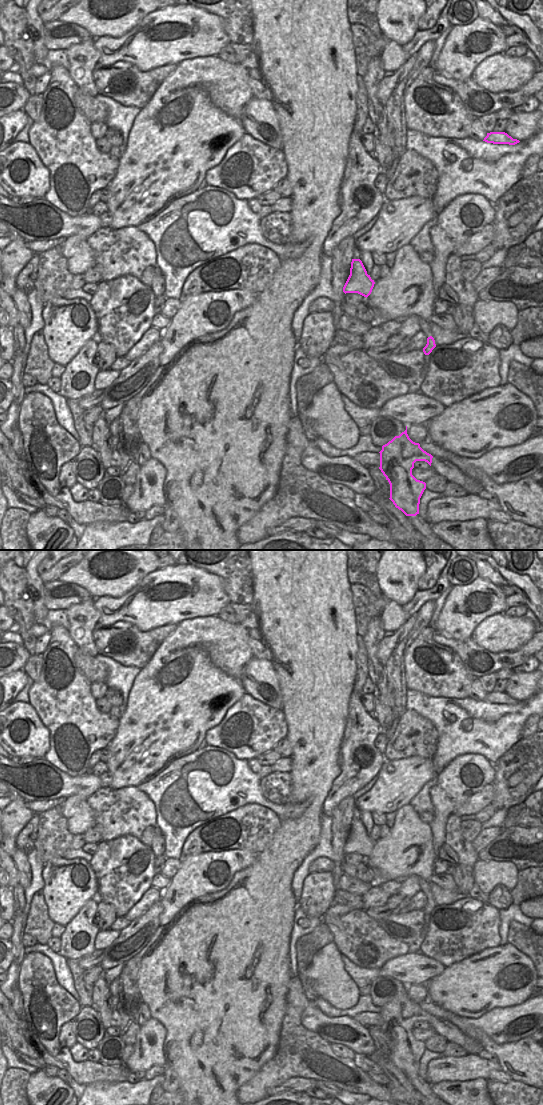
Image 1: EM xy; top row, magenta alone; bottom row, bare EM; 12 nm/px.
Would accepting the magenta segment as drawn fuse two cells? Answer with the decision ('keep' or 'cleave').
keep

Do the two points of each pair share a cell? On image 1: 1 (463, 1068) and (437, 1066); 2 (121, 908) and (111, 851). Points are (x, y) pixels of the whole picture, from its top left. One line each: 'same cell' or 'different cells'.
1: same cell
2: same cell

